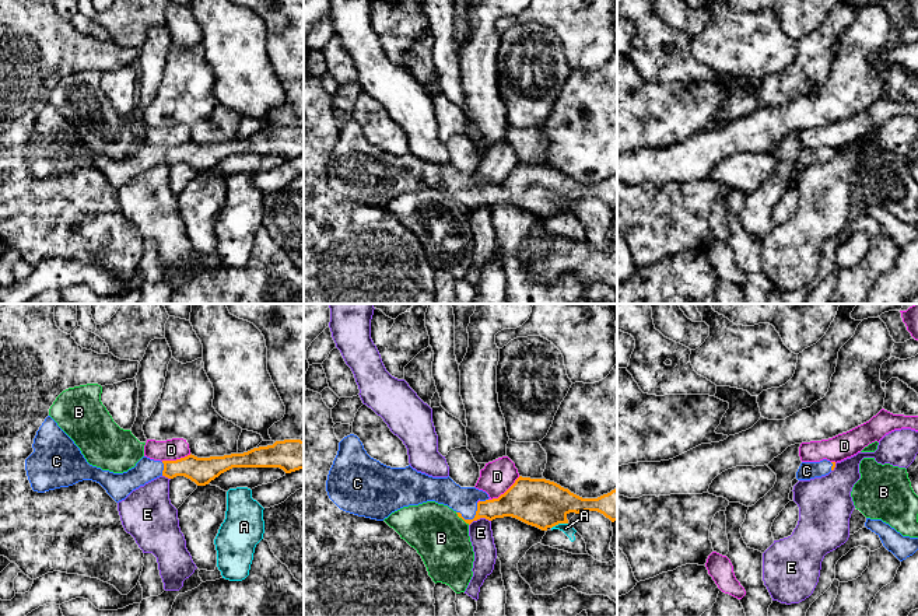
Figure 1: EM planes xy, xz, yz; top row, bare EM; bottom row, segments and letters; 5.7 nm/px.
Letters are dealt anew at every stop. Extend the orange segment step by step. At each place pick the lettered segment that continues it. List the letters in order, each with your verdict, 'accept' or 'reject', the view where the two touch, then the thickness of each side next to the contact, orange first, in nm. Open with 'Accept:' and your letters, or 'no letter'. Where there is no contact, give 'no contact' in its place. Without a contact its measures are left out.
Accept: C
A: reject; contact in xz; calibres 280 and 60 nm
B: reject; contact in xz; calibres 120 and 320 nm
C: accept; contact in xz; calibres 160 and 160 nm
D: reject; contact in xz; calibres 280 and 190 nm
E: reject; contact in xz; calibres 190 and 130 nm

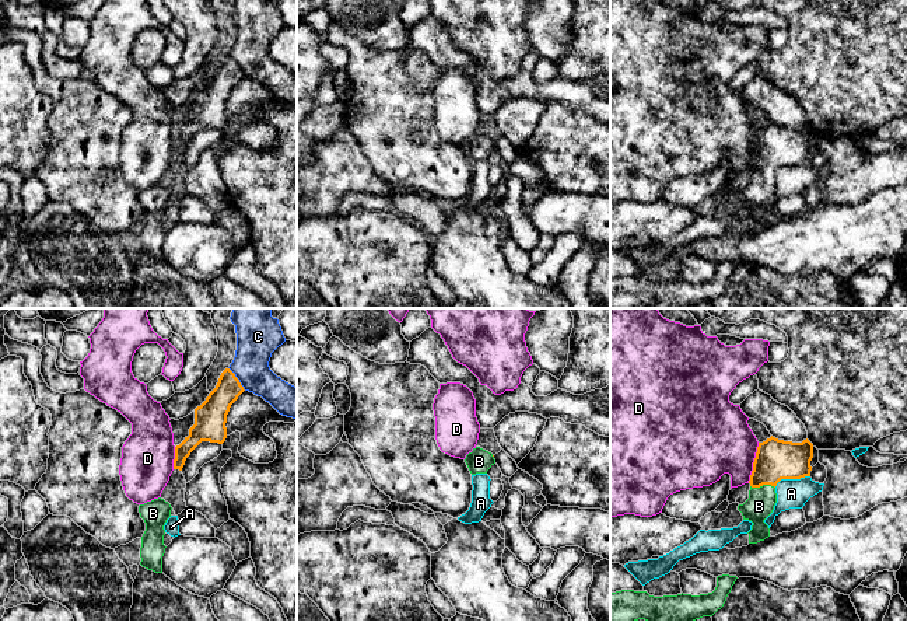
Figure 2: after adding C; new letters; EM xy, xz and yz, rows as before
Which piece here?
Accept: B
A: reject; contact in yz; calibres 240 and 180 nm
B: accept; contact in yz; calibres 240 and 160 nm
C: reject; contact in xy; calibres 170 and 220 nm
D: reject; contact in yz; calibres 240 and 400 nm

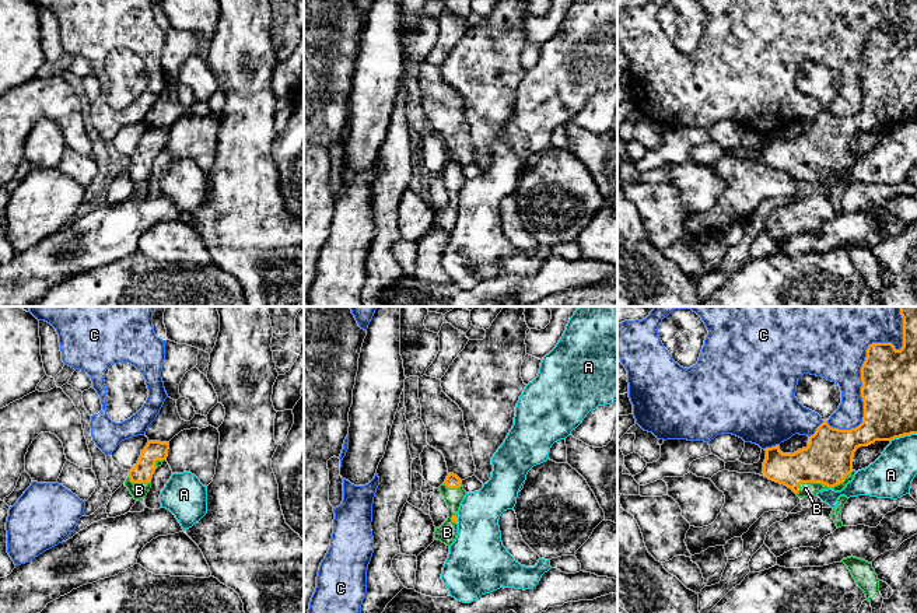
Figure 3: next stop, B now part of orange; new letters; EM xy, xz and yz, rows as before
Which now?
Accept: B
A: reject; contact in yz; calibres 320 and 240 nm
B: accept; contact in yz; calibres 280 and 80 nm
C: reject; contact in yz; calibres 320 and 380 nm

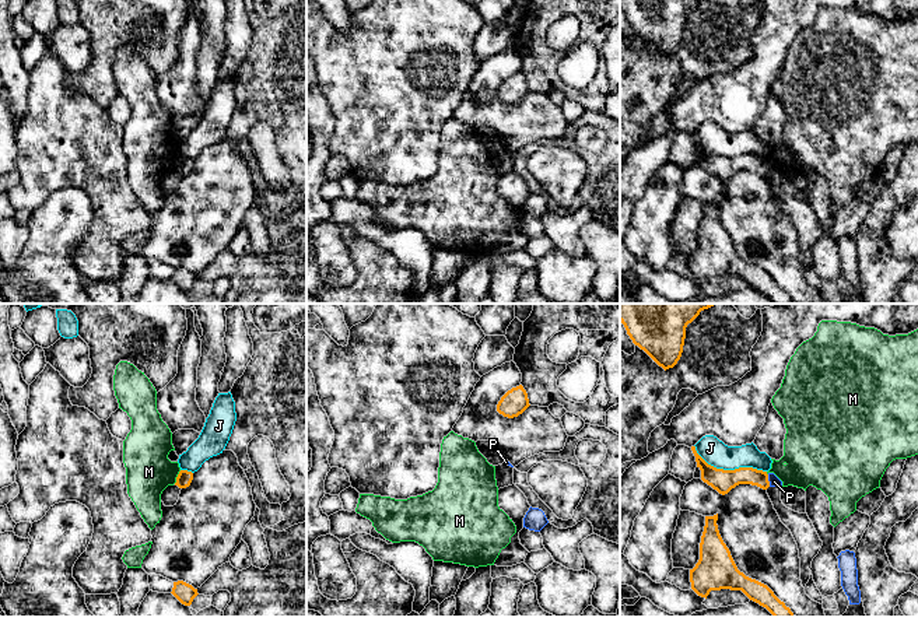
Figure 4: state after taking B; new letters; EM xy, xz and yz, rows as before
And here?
Accept: no letter
J: reject; contact in yz; calibres 130 and 150 nm
M: reject; contact in xy; calibres 90 and 280 nm
P: reject; contact in yz; calibres 130 and 60 nm

